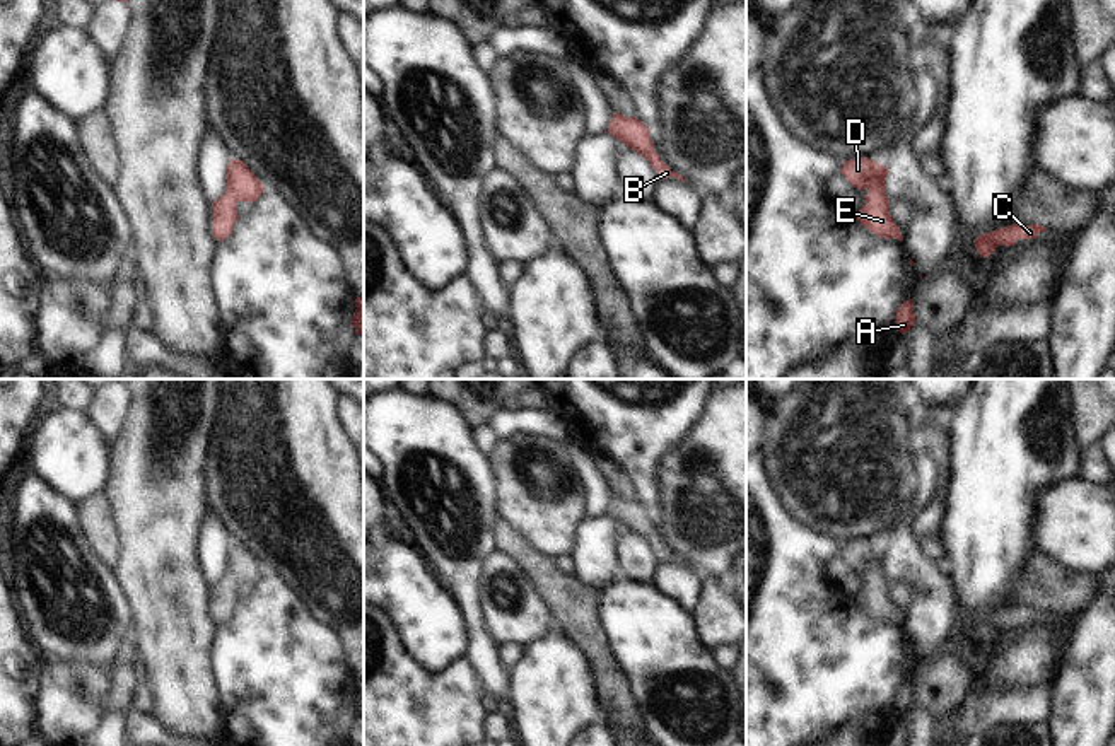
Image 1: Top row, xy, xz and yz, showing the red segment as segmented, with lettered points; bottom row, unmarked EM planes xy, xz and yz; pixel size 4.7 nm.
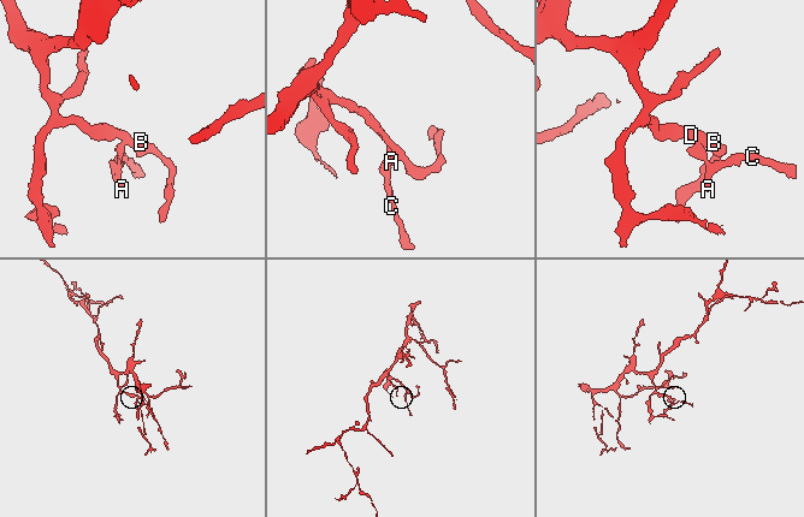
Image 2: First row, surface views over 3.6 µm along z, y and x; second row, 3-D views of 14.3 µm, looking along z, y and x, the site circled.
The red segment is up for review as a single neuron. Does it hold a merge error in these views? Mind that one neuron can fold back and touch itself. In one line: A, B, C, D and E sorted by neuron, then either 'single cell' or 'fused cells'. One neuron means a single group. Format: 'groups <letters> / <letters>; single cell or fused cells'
groups A B C D E; single cell

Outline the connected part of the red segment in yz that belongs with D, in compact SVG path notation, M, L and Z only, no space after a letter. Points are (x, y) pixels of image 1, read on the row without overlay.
M854 539L845 543L842 550L845 562L857 572L867 572L864 589L855 601L871 613L871 616L884 621L903 623L898 608L893 604L884 575L888 551L869 539Z

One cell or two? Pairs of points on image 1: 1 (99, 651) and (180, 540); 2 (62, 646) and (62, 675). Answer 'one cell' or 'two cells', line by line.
1: two cells
2: two cells

